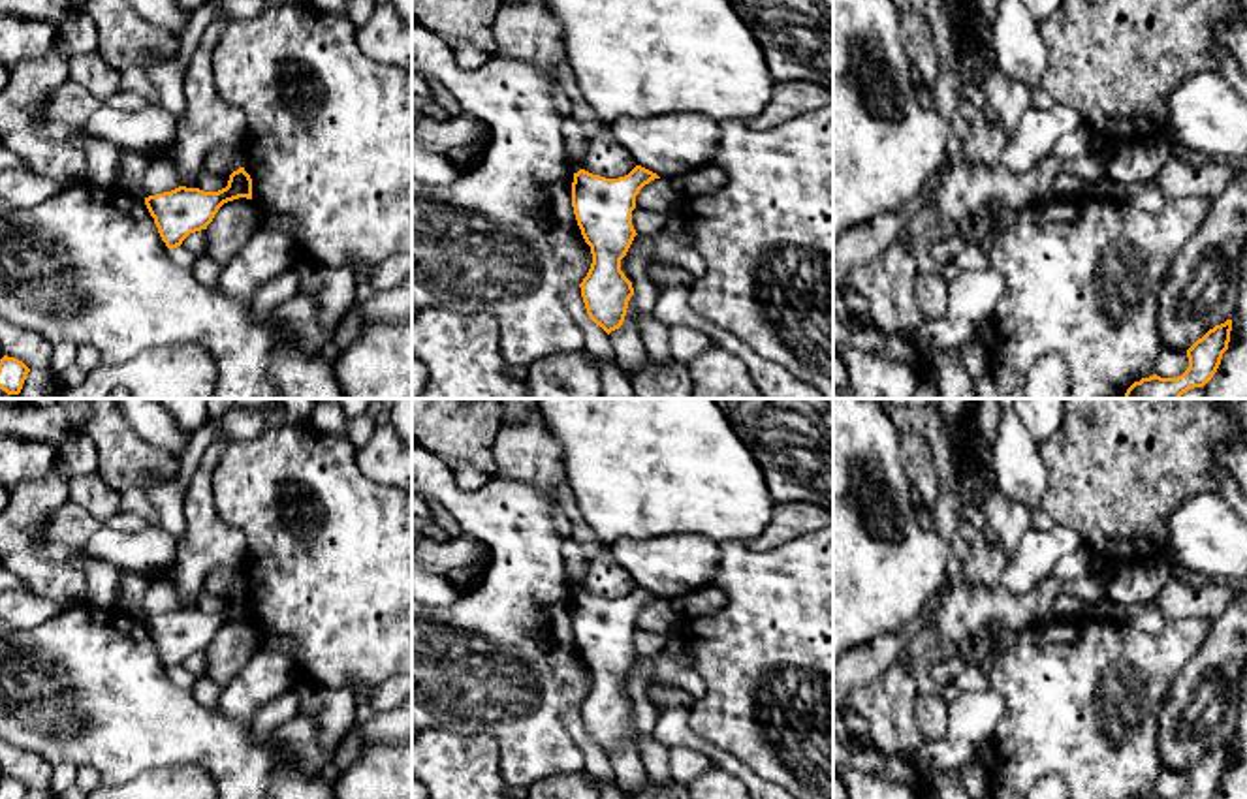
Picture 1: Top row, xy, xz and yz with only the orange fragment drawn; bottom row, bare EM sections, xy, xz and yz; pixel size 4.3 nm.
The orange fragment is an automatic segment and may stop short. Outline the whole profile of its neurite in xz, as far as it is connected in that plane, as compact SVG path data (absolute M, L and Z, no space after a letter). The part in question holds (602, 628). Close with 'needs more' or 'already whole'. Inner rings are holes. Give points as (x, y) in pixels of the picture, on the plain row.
M636 587L628 596L606 600L585 590L574 594L572 628L592 684L579 705L589 739L608 756L624 743L632 703L621 692L634 658L636 617L656 594Z; already whole

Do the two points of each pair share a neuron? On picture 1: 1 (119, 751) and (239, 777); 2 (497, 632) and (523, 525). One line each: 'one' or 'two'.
1: one
2: one

